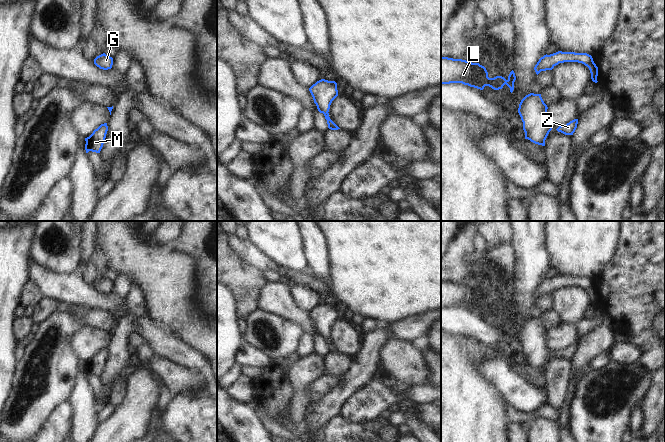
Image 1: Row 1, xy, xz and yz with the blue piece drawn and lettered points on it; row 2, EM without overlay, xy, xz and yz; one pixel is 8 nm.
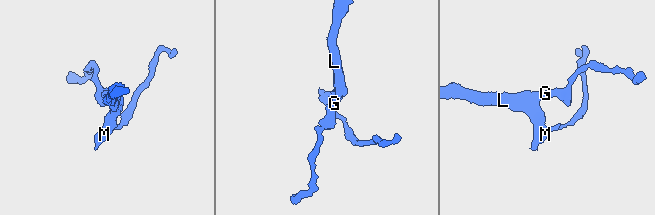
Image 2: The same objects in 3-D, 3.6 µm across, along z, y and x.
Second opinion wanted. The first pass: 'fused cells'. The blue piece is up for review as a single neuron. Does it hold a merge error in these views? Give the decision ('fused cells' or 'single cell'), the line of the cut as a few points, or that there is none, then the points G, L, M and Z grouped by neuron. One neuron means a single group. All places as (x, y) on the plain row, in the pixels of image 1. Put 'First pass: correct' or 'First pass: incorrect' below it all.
single cell | no cut | G L M Z
First pass: incorrect

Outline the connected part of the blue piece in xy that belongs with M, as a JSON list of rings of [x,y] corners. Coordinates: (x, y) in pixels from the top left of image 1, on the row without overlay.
[[[104,347],[101,348],[97,353],[95,353],[89,361],[85,362],[86,377],[88,377],[89,375],[100,377],[106,362],[107,355],[107,347]]]

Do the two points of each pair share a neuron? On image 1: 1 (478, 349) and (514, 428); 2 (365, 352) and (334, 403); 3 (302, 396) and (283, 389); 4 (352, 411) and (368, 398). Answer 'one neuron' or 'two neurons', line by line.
1: two neurons
2: one neuron
3: two neurons
4: one neuron

